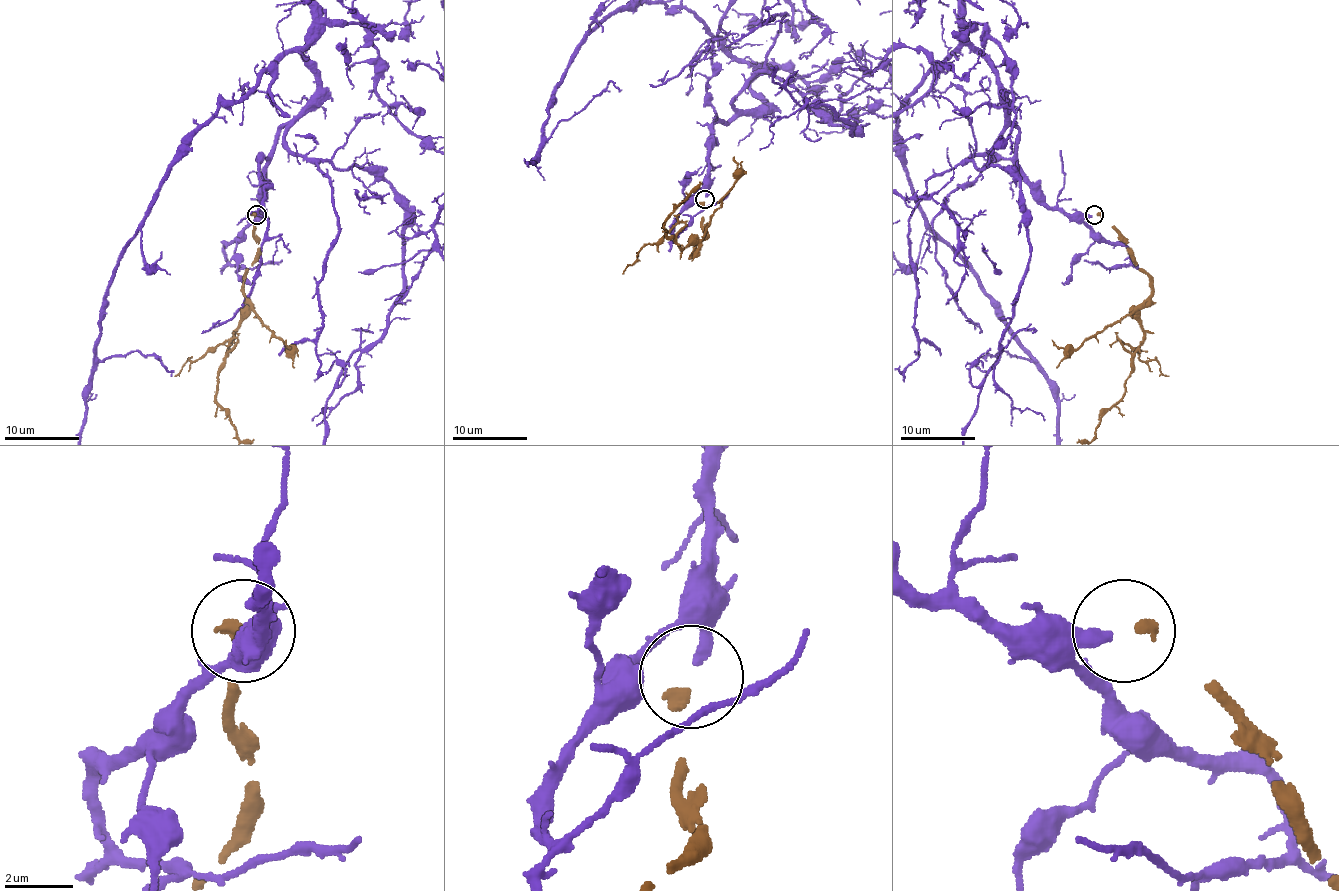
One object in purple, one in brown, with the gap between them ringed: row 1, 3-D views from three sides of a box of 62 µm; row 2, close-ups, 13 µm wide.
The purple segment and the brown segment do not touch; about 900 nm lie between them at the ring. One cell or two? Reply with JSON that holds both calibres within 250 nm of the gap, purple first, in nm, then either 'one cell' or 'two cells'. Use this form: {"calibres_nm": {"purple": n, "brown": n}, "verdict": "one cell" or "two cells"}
{"calibres_nm": {"purple": 360, "brown": 340}, "verdict": "one cell"}

